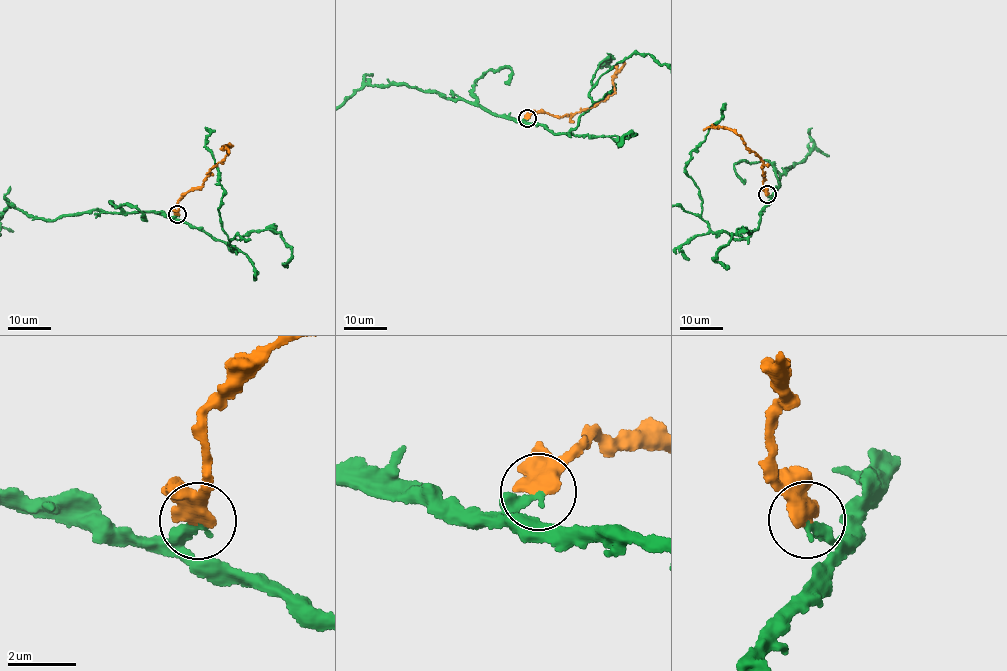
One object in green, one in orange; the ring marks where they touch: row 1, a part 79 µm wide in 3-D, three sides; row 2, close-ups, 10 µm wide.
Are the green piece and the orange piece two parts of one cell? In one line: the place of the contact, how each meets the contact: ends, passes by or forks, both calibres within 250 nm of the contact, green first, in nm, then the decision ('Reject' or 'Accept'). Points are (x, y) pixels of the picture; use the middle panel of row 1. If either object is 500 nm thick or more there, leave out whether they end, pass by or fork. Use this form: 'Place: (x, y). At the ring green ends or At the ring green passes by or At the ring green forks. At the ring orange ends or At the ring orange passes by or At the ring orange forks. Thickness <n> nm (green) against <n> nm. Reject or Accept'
Place: (527, 118). Thickness 280 nm (green) against 600 nm. Accept

